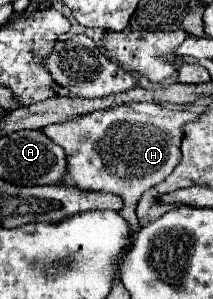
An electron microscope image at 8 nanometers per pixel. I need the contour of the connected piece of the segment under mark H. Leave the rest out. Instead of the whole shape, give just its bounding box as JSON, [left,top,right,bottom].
[41,102,195,238]

